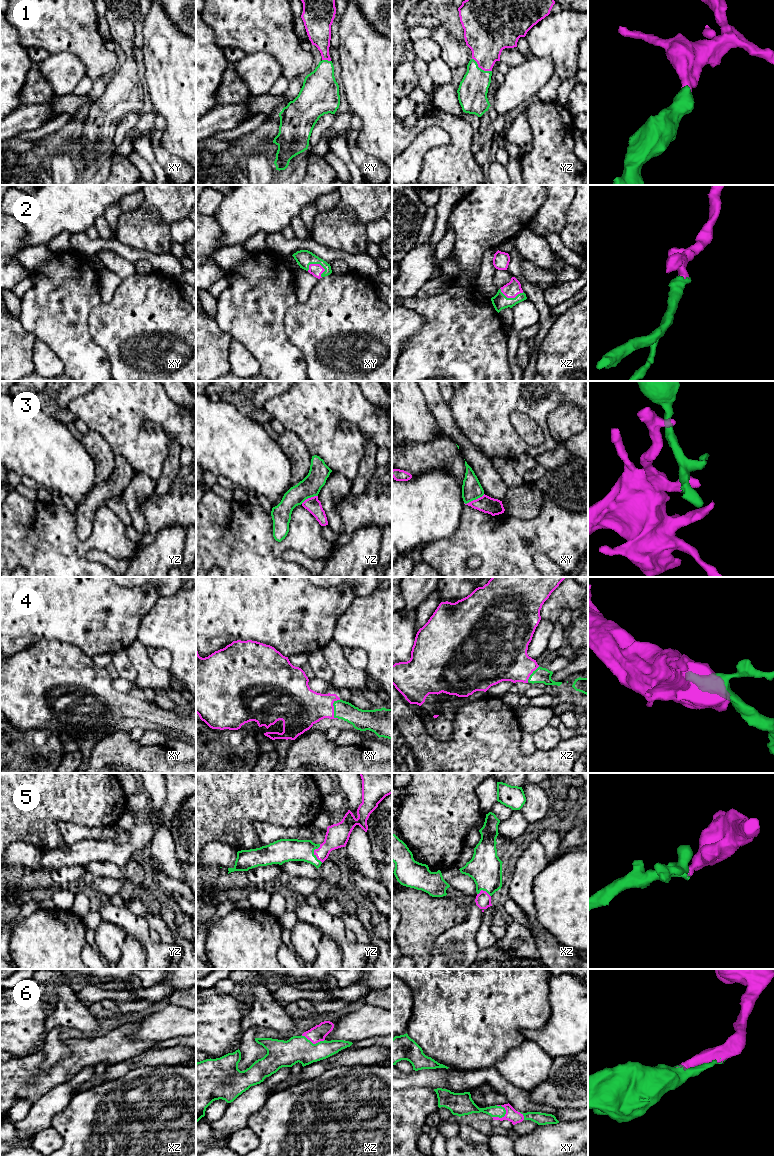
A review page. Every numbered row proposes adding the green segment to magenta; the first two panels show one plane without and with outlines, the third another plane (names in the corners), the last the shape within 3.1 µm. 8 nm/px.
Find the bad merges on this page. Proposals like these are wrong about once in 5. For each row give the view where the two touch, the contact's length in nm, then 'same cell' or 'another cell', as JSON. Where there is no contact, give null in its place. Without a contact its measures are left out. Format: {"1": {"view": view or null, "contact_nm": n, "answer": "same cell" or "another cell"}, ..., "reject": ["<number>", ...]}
{"1": {"view": "yz", "contact_nm": 190, "answer": "same cell"}, "2": {"view": "xy", "contact_nm": 150, "answer": "same cell"}, "3": {"view": "xy", "contact_nm": 180, "answer": "another cell"}, "4": {"view": "xy", "contact_nm": 170, "answer": "same cell"}, "5": {"view": "yz", "contact_nm": 150, "answer": "same cell"}, "6": {"view": "xy", "contact_nm": 130, "answer": "same cell"}, "reject": ["3"]}

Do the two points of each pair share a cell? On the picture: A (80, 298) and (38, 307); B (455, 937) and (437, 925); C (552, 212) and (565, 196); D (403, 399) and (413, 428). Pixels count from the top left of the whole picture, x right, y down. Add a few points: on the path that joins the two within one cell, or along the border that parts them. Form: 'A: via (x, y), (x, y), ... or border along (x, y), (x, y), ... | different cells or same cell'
A: via (70, 298), (66, 298), (56, 307), (48, 307) | same cell
B: border along (466, 917), (459, 924), (444, 931), (431, 948) | different cells
C: via (555, 208), (561, 200) | same cell
D: via (405, 406), (412, 421) | same cell

